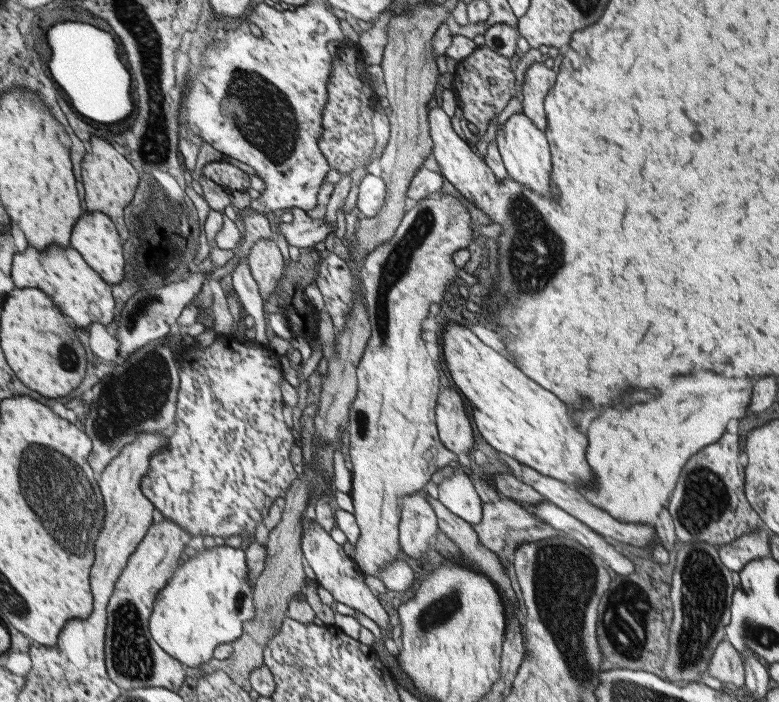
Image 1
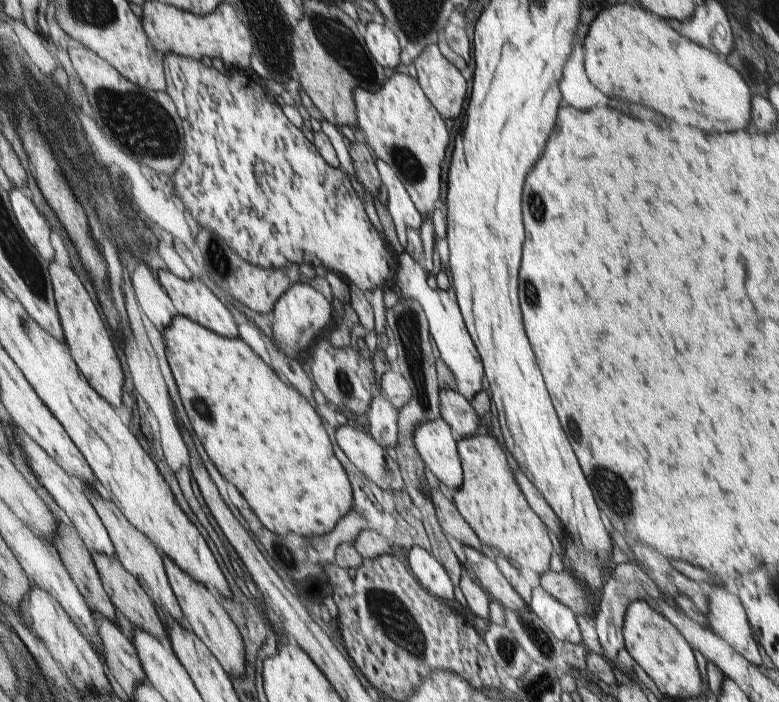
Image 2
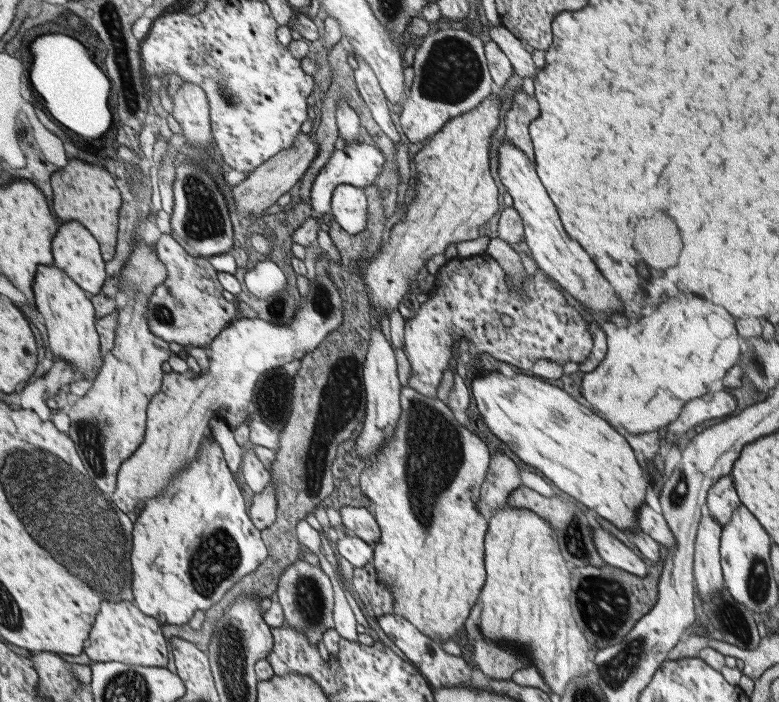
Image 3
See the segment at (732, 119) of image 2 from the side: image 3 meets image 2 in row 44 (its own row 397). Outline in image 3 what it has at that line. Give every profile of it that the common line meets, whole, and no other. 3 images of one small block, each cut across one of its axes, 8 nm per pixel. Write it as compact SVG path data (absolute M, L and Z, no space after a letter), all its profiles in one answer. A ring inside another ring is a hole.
M677 294L677 296L673 296L673 298L667 298L665 302L661 302L661 304L659 304L659 308L657 308L651 316L641 318L639 322L629 324L629 326L625 326L625 328L617 328L617 326L614 326L614 324L611 323L611 319L608 319L608 316L602 312L591 311L585 305L580 303L579 306L581 306L582 310L586 311L586 313L589 313L592 320L600 329L603 330L606 336L606 353L604 359L599 362L598 367L595 368L595 370L583 373L580 383L580 394L585 398L585 400L587 400L587 402L589 402L593 412L603 414L603 416L605 416L605 420L609 420L609 424L613 424L613 428L621 426L621 428L625 428L629 434L635 434L635 432L651 432L651 430L657 430L657 428L667 426L669 422L673 422L675 418L677 418L677 414L681 412L681 406L683 406L685 402L689 402L689 400L693 400L693 398L703 396L707 391L705 389L706 385L708 385L709 382L713 382L713 380L723 379L741 355L740 343L738 342L739 336L737 334L733 318L731 318L731 316L729 316L729 314L727 314L721 306L713 306L713 304L709 304L707 300L697 298L697 296L687 296L687 298L685 298L685 296Z

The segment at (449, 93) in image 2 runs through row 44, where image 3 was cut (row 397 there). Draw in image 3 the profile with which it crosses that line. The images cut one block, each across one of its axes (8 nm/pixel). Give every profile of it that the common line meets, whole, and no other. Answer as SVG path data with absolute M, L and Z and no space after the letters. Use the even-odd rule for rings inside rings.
M485 252L469 258L457 256L447 260L440 267L434 278L434 287L427 294L426 302L419 305L414 317L404 321L403 352L410 364L407 387L416 389L425 396L436 398L435 390L451 356L451 344L457 342L457 338L465 338L469 342L469 349L465 352L469 353L470 357L485 352L495 360L506 362L515 370L521 371L528 370L539 359L550 360L558 365L565 362L582 363L591 354L591 337L592 334L587 332L583 318L563 300L563 296L555 288L555 280L551 277L549 279L549 276L538 267L534 277L526 276L526 280L520 286L516 286L507 283L504 269ZM505 314L513 320L511 327L505 327L499 321Z

